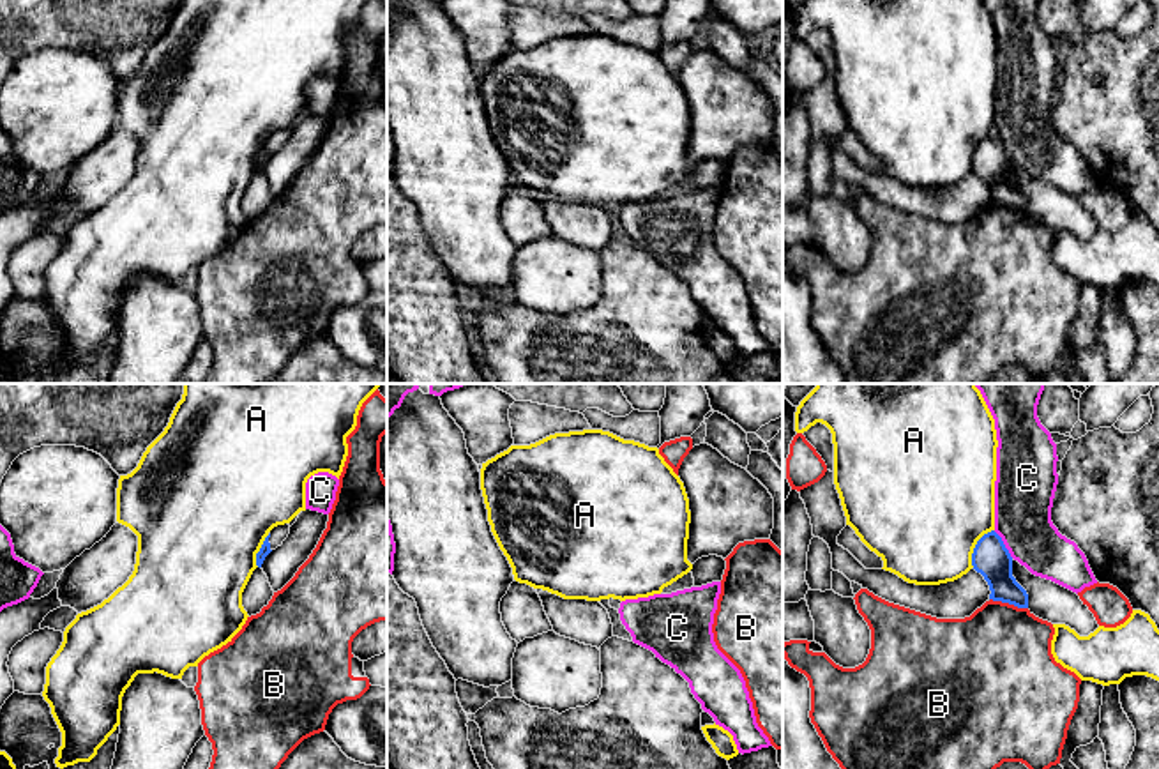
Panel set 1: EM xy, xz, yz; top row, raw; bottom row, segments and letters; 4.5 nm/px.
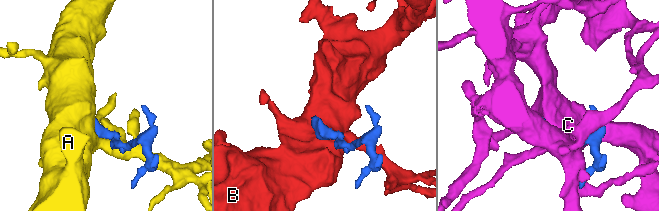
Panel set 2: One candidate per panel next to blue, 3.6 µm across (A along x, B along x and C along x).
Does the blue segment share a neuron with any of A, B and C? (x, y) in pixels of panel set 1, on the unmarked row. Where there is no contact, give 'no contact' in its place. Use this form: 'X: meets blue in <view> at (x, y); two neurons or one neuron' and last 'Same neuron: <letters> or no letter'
A: meets blue in yz at (976, 151); two neurons
B: meets blue in yz at (1009, 207); two neurons
C: meets blue in yz at (1004, 149); two neurons
Same neuron: no letter

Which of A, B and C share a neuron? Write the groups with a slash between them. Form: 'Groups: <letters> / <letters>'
Groups: A / B / C

